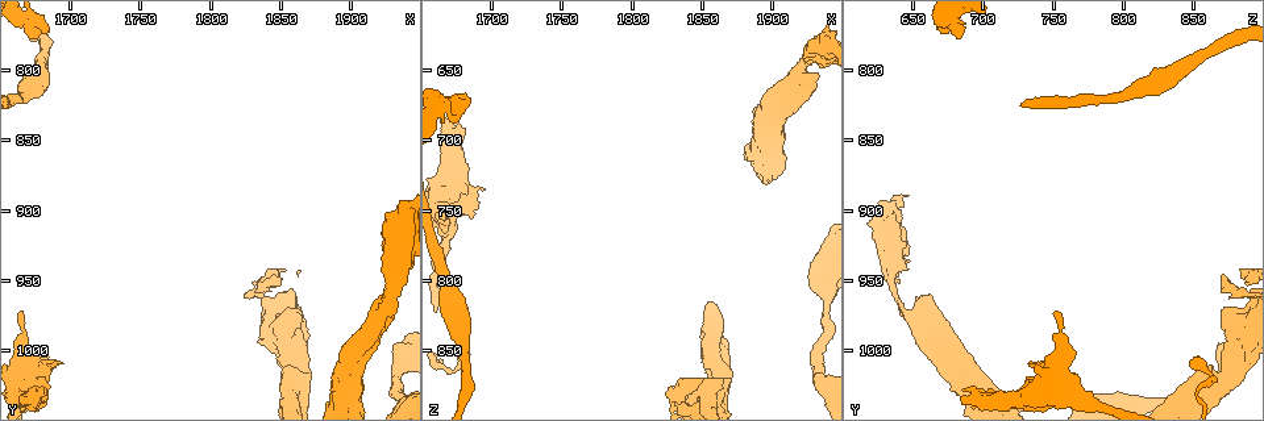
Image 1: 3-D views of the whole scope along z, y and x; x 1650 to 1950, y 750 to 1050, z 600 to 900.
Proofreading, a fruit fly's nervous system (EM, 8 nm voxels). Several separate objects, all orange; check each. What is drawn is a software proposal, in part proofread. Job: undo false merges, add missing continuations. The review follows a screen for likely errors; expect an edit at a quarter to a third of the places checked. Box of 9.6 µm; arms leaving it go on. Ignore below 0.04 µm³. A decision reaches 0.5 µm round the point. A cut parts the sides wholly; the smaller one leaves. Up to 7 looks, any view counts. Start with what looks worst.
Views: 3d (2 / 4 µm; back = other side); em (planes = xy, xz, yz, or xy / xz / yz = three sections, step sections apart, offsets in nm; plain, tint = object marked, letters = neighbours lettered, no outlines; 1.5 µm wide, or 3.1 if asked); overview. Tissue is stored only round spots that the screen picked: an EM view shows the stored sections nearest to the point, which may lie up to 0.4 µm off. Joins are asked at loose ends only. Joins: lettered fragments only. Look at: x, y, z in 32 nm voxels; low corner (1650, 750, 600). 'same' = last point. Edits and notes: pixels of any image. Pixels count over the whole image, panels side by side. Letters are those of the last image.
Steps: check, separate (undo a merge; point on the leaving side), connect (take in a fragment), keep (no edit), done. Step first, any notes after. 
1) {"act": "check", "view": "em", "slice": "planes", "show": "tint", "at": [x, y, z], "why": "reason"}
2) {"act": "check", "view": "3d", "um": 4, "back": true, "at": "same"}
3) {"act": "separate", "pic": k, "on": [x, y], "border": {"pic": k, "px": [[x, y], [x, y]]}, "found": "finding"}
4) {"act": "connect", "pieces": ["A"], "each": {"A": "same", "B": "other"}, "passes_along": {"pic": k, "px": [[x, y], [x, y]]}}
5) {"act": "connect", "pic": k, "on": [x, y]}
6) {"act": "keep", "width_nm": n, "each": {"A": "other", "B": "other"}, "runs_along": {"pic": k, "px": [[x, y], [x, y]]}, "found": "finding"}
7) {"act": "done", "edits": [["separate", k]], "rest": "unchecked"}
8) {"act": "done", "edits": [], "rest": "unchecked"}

{"act": "check", "view": "3d", "um": 4, "at": [1672, 778, 684], "why": "an open end"}

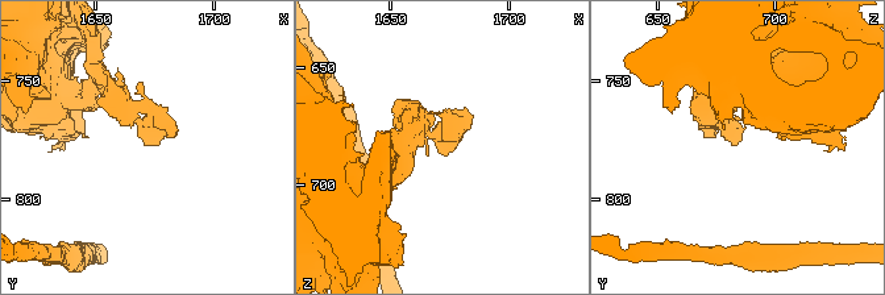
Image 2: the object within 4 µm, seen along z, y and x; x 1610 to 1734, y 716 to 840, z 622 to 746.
{"act": "check", "view": "em", "slice": "planes", "show": "plain", "at": [1672, 778, 683]}

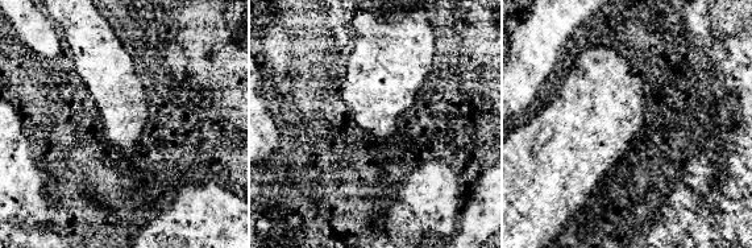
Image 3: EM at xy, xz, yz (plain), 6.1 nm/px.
{"act": "check", "view": "em", "slice": "planes", "show": "letters", "at": "same"}

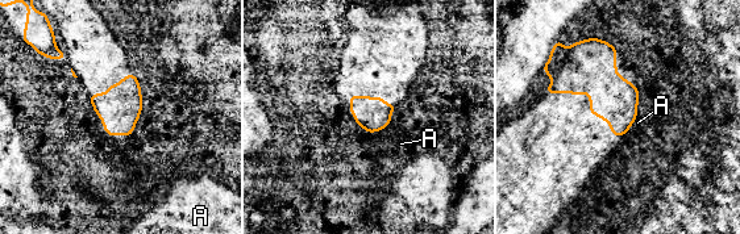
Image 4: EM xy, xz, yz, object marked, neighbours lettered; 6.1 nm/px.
{"act": "keep", "each": {"A": "other"}, "border": {"pic": 4, "px": [[640, 91], [636, 117], [631, 125]]}, "found": "no lettered fragment goes on from it"}

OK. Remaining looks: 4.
{"act": "check", "view": "3d", "um": 2, "at": [1858, 1032, 856], "why": "arms part here"}

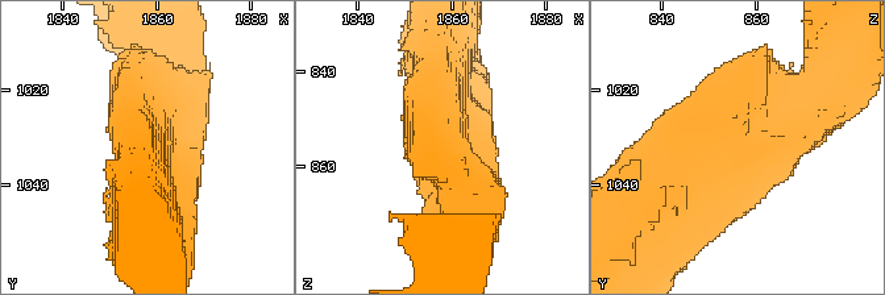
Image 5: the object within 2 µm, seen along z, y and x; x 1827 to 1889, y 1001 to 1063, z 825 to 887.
{"act": "check", "view": "em", "slice": "yz", "step": 4, "show": "tint", "at": [1858, 1032, 858], "why": "now the EM"}

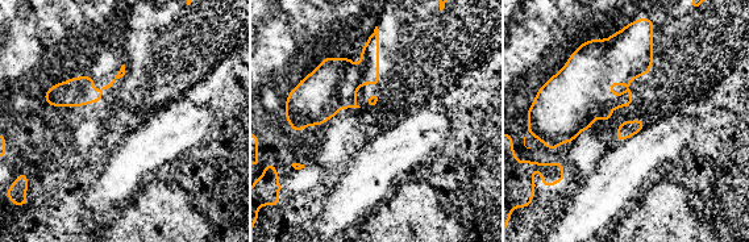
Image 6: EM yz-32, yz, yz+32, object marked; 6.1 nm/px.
{"act": "check", "view": "em", "slice": "planes", "show": "letters", "at": "same", "why": "another direction"}

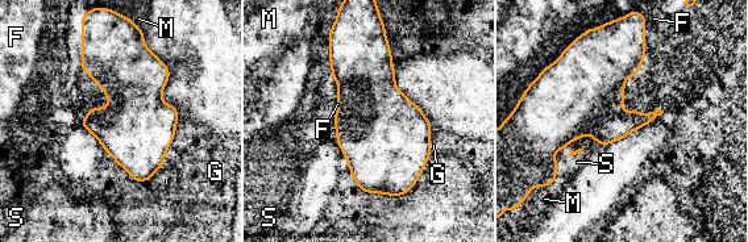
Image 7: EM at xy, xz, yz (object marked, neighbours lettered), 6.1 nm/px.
{"act": "keep", "each": {"F": "other", "G": "other", "M": "other", "S": "other"}, "border": {"pic": 7, "px": [[87, 74], [107, 104], [84, 116]]}, "found": "one neuron here"}

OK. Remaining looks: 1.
{"act": "done", "edits": [], "rest": "unchecked"}

